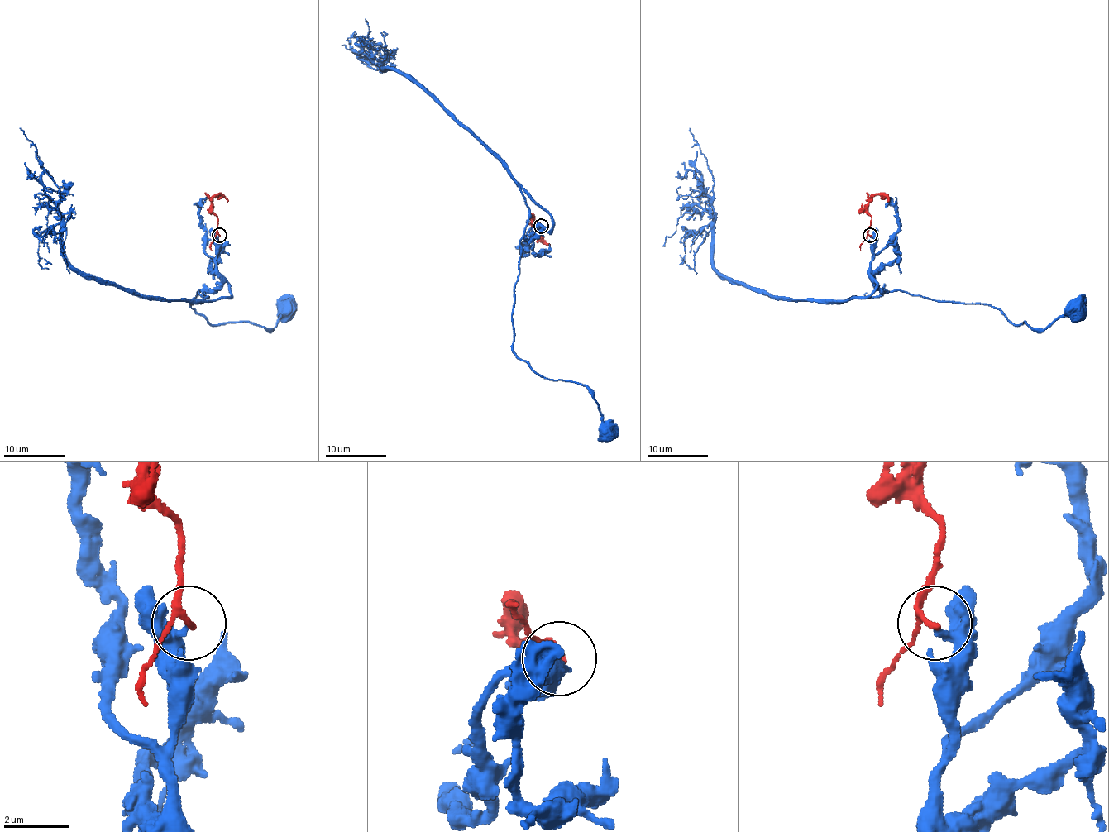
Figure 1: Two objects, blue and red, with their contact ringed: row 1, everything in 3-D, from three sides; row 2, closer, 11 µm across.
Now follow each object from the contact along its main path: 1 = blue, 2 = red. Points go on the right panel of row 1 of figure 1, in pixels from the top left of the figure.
1: (870, 235), (872, 281), (883, 293), (988, 303), (1014, 325), (1036, 329), (1074, 311)
2: (870, 235), (871, 216), (868, 202), (876, 194), (889, 200)

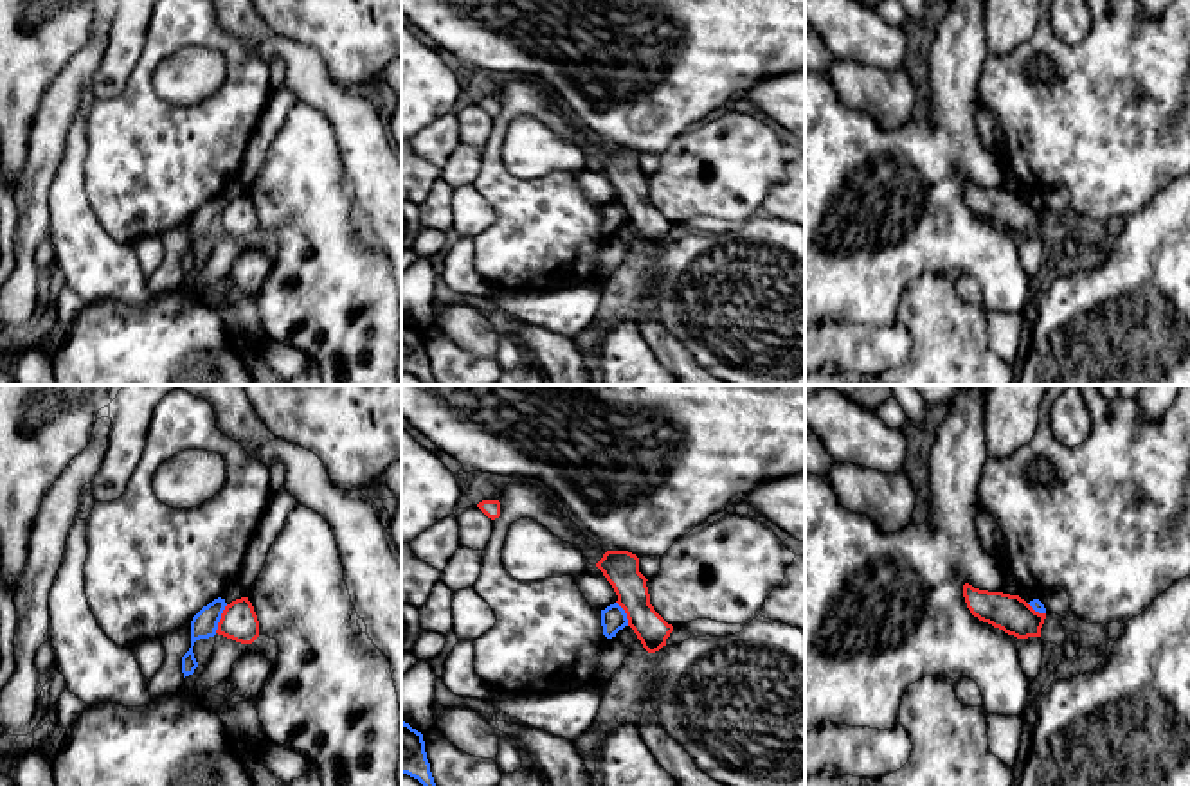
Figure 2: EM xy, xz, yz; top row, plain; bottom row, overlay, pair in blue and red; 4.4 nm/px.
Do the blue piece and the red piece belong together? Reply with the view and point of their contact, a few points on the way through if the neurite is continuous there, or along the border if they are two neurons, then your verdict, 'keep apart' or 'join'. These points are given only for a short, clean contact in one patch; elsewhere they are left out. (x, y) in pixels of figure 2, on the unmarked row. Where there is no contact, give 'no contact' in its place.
xy (220, 214) | along xy (227, 202), (215, 229) | keep apart

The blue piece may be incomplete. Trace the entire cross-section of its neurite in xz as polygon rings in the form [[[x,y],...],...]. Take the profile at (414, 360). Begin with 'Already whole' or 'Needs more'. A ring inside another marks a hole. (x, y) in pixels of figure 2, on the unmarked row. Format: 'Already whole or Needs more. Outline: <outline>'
Already whole. Outline: [[[401,318],[401,371],[418,376],[425,385],[437,385],[425,349],[423,331]]]

